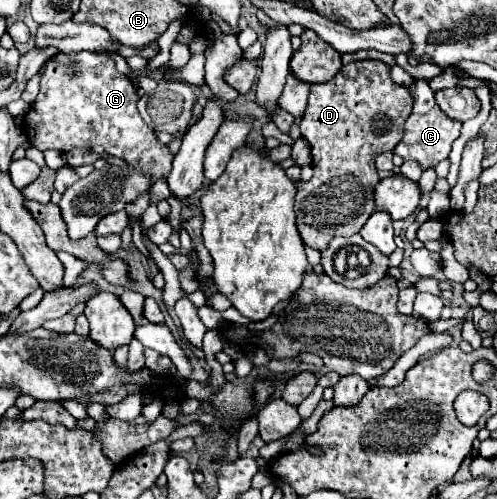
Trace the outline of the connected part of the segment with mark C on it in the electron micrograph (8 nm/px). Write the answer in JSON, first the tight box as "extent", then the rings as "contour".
{"extent":[392,79,462,169],"contour":[[[416,79],[410,85],[410,93],[414,93],[414,109],[412,109],[410,117],[406,119],[404,139],[394,147],[392,153],[400,155],[402,159],[410,159],[410,161],[420,163],[422,169],[430,169],[448,157],[452,143],[460,137],[462,123],[452,121],[450,117],[442,115],[442,109],[438,107],[438,103],[434,99],[434,91],[430,91],[430,85],[426,83],[426,79]]]}

